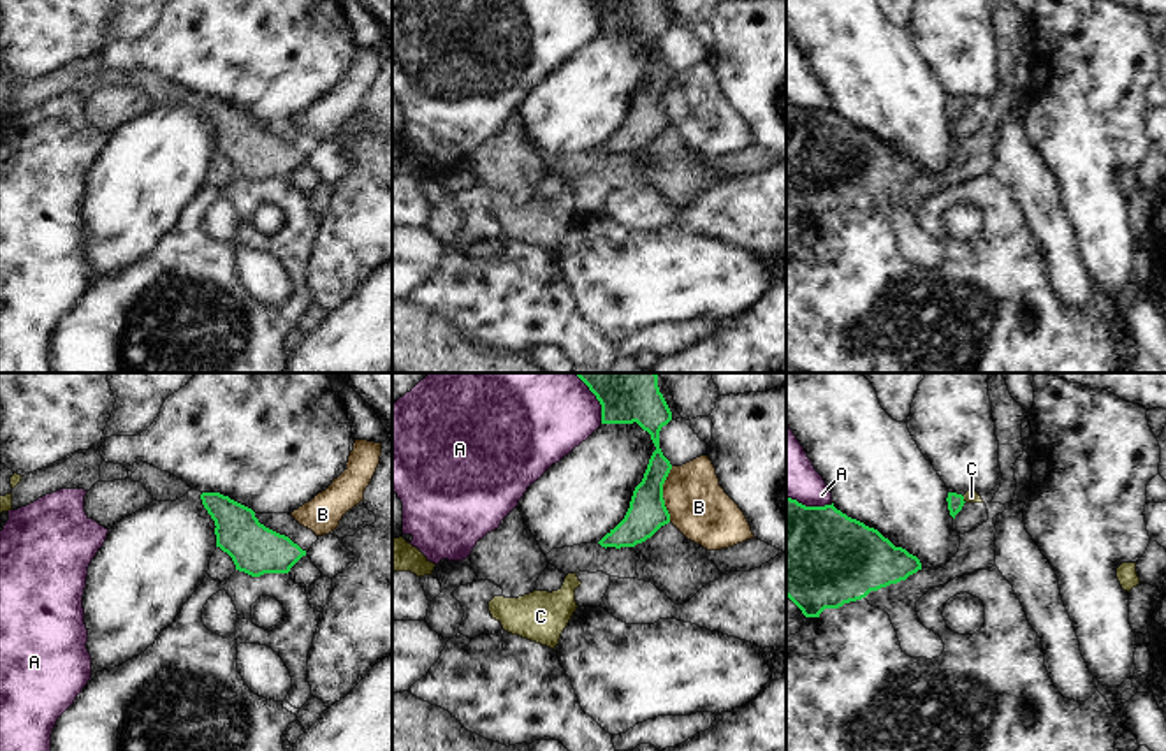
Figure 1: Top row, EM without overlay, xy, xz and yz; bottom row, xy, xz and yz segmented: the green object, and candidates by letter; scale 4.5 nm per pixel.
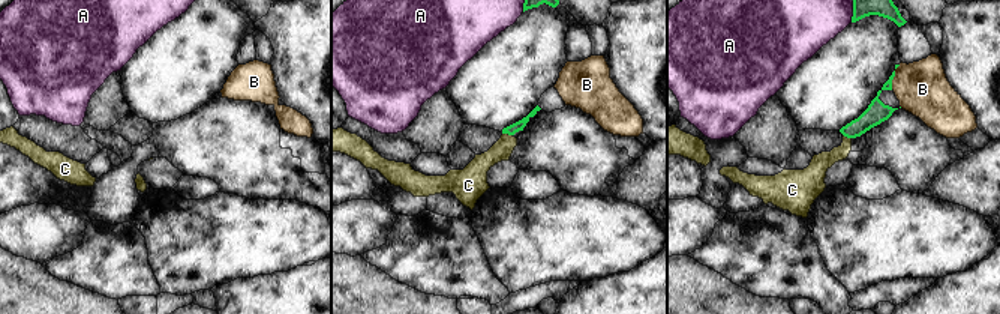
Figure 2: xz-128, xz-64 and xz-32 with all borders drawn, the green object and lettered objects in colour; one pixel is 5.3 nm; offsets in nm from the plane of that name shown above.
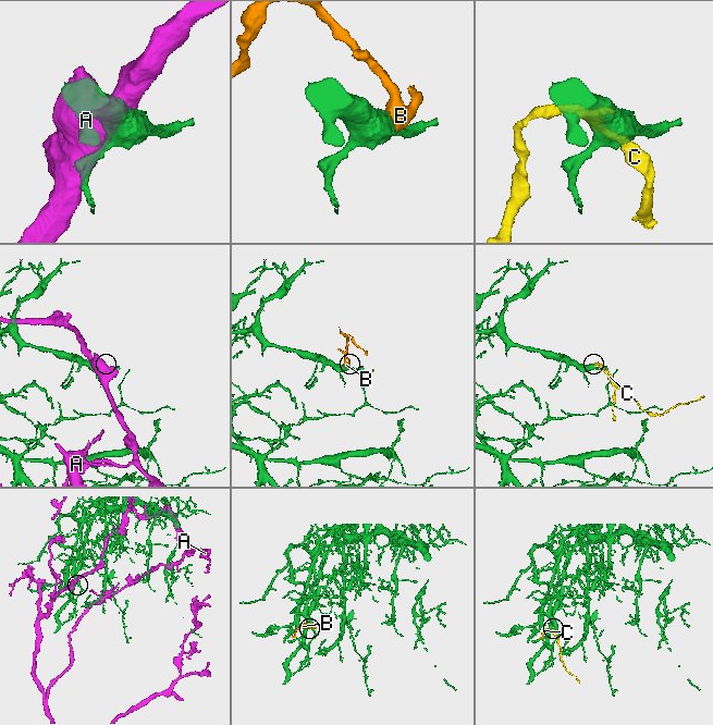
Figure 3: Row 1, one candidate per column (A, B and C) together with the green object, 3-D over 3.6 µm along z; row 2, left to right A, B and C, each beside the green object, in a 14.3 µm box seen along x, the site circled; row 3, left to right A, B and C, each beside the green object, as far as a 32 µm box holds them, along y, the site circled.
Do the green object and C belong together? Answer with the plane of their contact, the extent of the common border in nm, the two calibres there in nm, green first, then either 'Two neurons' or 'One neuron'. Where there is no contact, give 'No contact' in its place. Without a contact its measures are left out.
Touches green in yz. Shared border 40 nm. Thickness 80 nm (green) against 60 nm. One neuron

